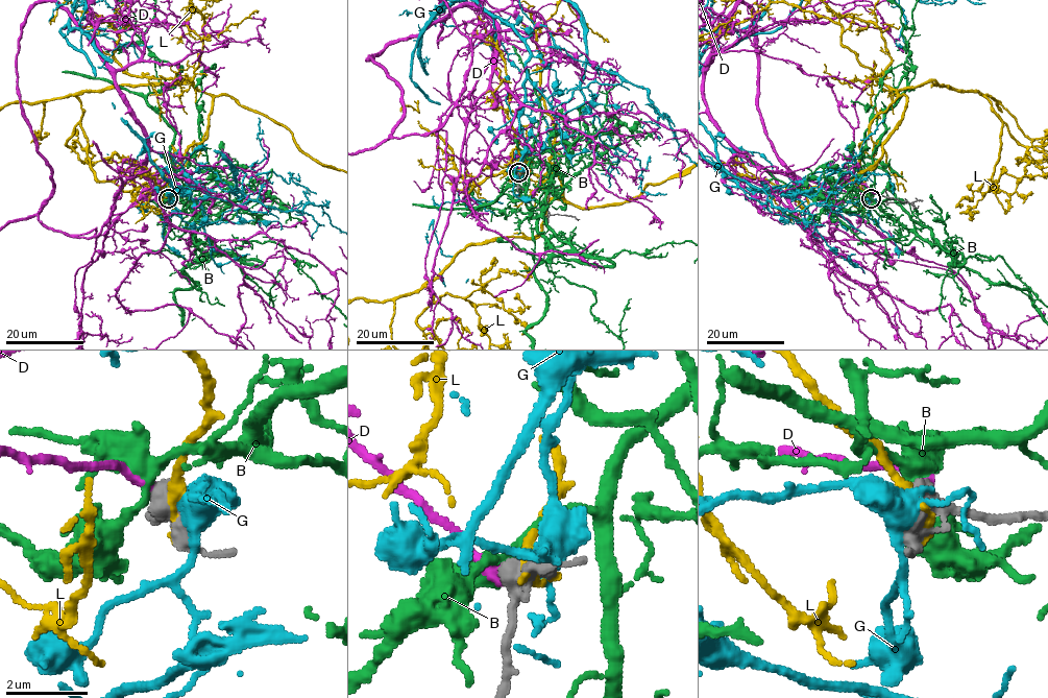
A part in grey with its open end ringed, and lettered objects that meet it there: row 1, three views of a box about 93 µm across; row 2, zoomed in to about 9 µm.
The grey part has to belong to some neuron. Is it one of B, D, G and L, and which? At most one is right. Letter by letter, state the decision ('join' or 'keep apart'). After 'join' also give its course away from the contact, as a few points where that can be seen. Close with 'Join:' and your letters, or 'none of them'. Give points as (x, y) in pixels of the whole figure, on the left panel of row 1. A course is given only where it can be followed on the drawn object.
B: keep apart
D: join
G: keep apart
L: keep apart
Join: D

